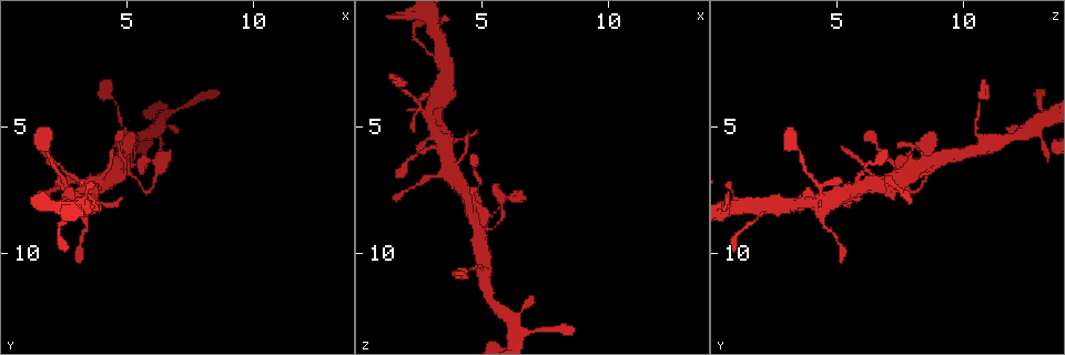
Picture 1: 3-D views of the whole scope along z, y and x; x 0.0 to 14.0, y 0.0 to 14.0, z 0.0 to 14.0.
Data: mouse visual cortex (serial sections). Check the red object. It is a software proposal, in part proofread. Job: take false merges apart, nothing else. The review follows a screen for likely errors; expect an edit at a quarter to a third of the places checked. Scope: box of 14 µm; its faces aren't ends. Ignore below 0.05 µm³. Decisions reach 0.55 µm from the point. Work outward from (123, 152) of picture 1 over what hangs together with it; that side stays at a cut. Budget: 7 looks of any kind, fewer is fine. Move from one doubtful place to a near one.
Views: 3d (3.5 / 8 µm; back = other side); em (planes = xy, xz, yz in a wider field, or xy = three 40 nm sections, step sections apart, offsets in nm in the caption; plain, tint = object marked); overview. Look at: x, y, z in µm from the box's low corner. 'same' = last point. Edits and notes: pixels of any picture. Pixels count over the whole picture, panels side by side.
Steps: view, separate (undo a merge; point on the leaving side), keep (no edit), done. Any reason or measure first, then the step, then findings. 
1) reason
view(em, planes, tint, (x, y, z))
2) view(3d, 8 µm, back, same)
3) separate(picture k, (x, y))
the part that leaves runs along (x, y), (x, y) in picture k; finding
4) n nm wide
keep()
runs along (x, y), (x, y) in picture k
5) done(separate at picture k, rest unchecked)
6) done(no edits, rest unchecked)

small branch off a trunk
view(3d, 8 µm, (5.1, 5.6, 10.8))

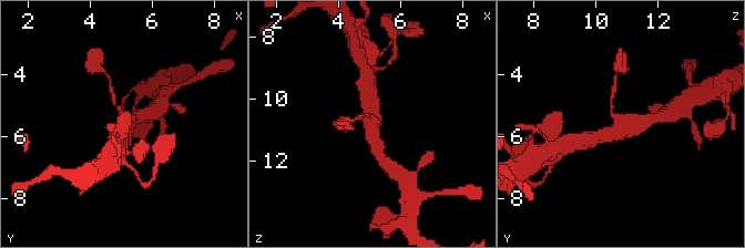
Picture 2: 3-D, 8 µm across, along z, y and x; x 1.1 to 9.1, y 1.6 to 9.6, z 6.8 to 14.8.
3 arms; arms of 150, 450, 500 nm; need the tissue
view(em, xy, step 5, tint, (5.2, 5.5, 10.8))

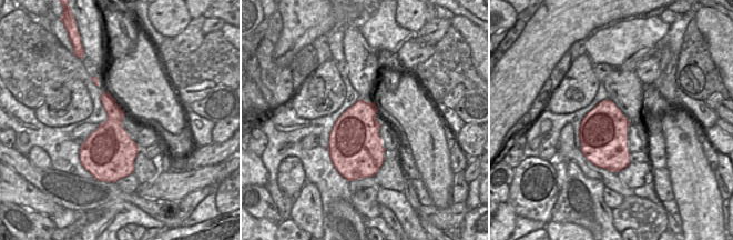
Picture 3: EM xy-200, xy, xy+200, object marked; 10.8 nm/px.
keep()
one cell here

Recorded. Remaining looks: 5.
four or more arms meet
view(3d, 3.5 µm, (3.5, 7.3, 6.9))

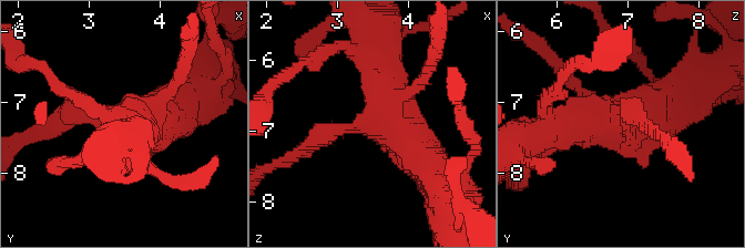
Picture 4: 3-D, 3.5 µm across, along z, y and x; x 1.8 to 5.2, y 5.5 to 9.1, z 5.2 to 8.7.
view(em, xy, step 3, tint, (3.55, 7.25, 6.85))

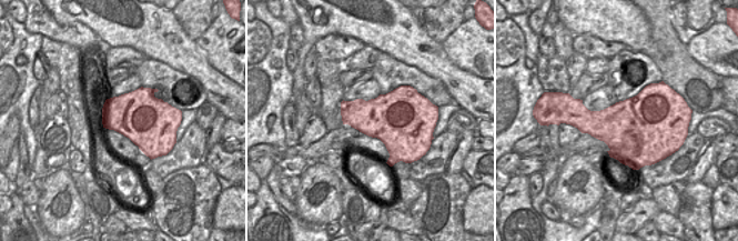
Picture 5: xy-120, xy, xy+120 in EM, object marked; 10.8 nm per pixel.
separate(picture 4, (425, 73))
the part that leaves runs along (408, 92), (436, 59), (439, 30) in picture 4; two cells meet here

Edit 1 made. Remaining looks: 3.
view(overview)

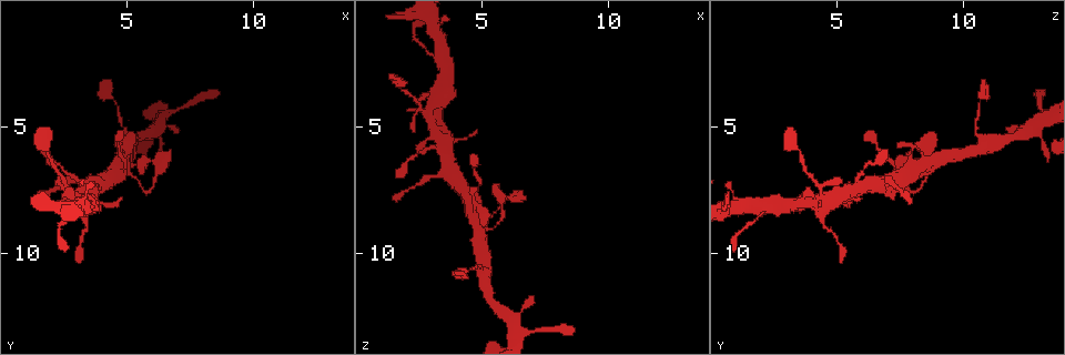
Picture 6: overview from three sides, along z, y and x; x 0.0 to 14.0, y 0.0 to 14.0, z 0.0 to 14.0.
four arms meet
view(3d, 3.5 µm, (3.1, 7.9, 4.6))

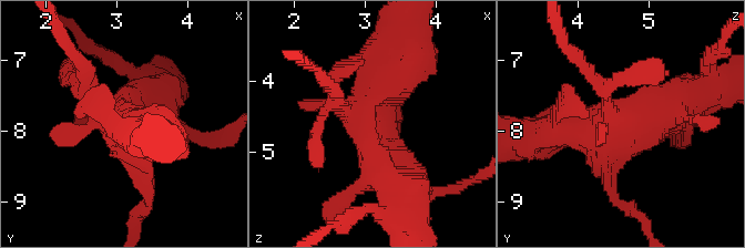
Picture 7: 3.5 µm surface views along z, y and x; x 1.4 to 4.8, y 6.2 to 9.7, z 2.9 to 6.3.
shape alone is not enough
view(em, planes, tint, (3.05, 8.00, 4.50))

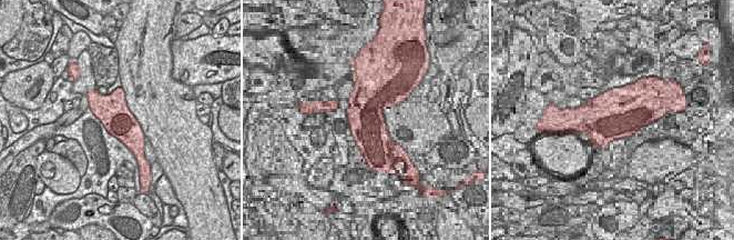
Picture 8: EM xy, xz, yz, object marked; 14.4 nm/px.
keep()
runs along (675, 103), (613, 133), (559, 126) in picture 7; all the same cell

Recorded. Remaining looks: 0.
done(separate at picture 4, rest unchecked)

